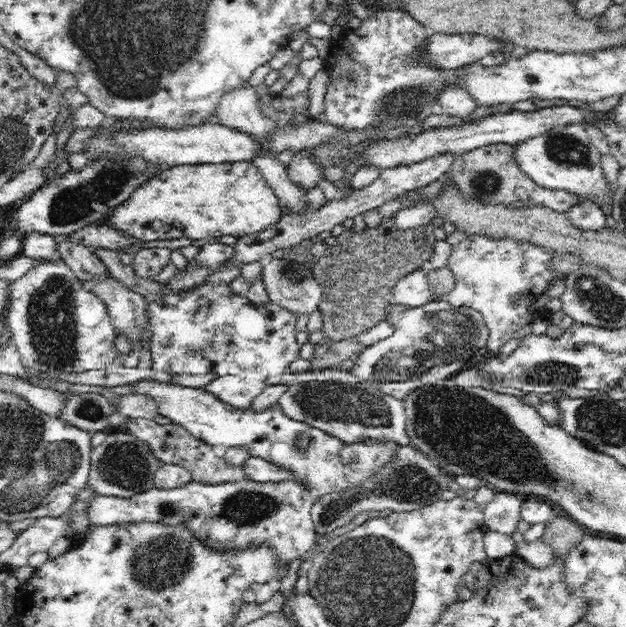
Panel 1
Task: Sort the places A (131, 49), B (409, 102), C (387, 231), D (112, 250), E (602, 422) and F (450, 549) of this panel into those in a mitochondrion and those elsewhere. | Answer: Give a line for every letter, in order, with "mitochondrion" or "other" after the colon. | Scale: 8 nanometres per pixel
A: mitochondrion
B: mitochondrion
C: other
D: other
E: mitochondrion
F: other

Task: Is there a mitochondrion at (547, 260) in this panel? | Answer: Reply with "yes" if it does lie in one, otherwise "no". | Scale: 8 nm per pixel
no

